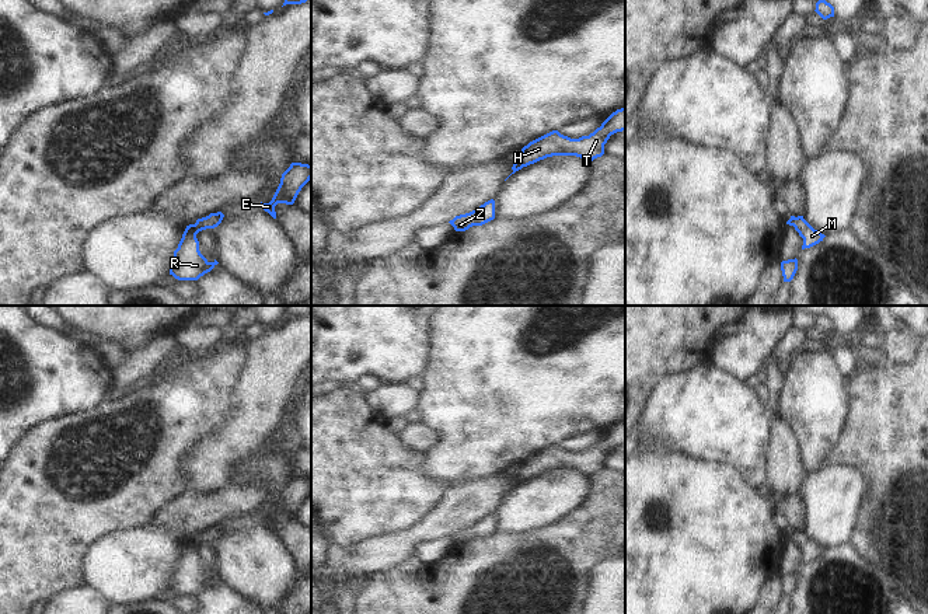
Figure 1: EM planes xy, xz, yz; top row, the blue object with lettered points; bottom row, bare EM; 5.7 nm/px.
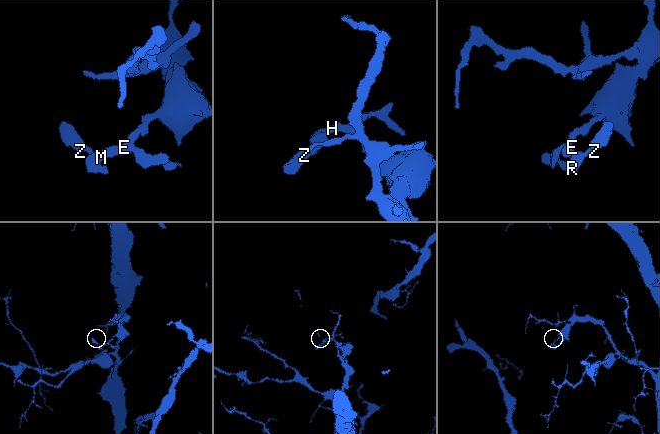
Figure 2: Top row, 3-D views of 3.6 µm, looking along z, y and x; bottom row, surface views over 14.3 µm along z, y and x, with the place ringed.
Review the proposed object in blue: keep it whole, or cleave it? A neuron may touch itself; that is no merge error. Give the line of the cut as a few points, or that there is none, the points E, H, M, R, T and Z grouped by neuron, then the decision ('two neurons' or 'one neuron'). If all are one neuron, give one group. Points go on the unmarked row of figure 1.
no cut; E H M R T Z; one neuron

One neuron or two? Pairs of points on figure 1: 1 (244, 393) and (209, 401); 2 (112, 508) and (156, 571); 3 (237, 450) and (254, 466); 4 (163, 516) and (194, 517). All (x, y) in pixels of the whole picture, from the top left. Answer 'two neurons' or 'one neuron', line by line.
1: two neurons
2: two neurons
3: two neurons
4: one neuron

